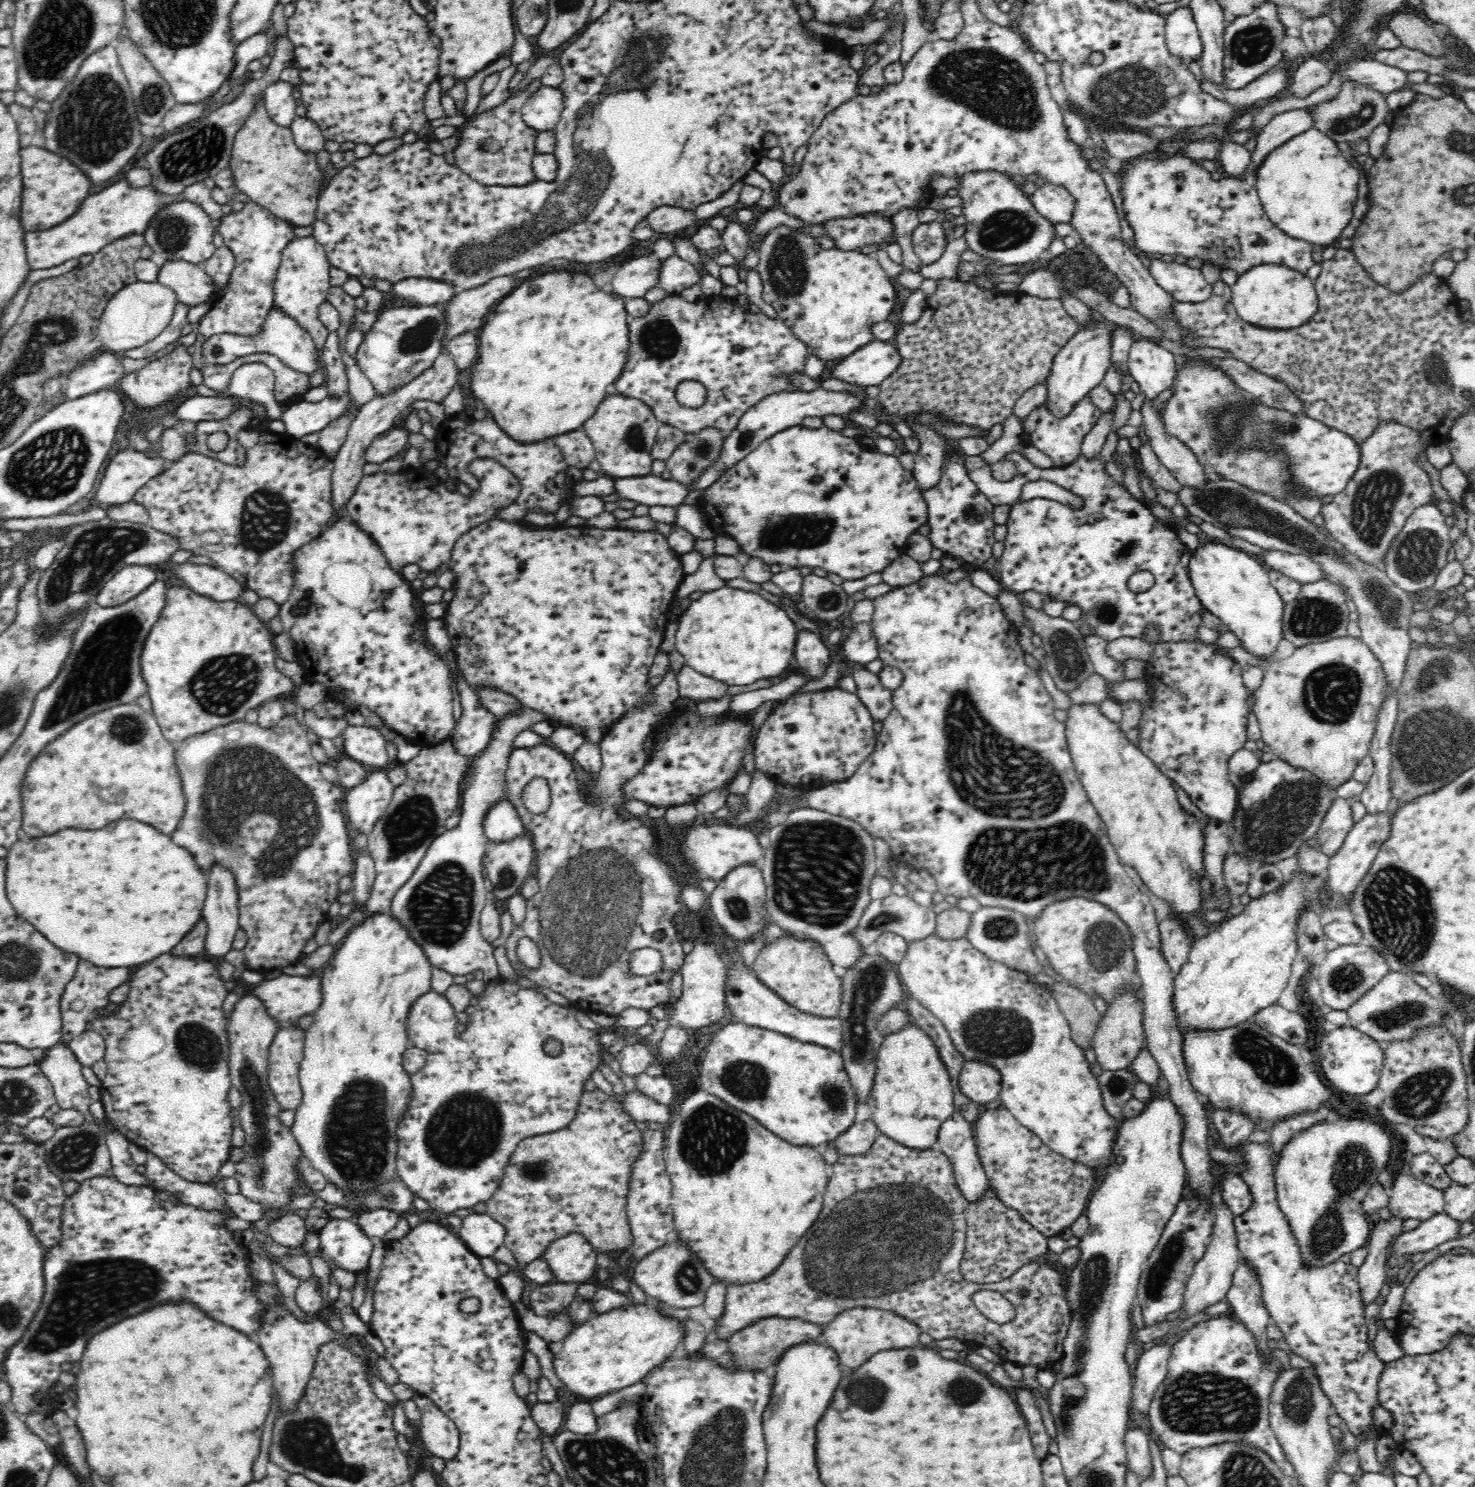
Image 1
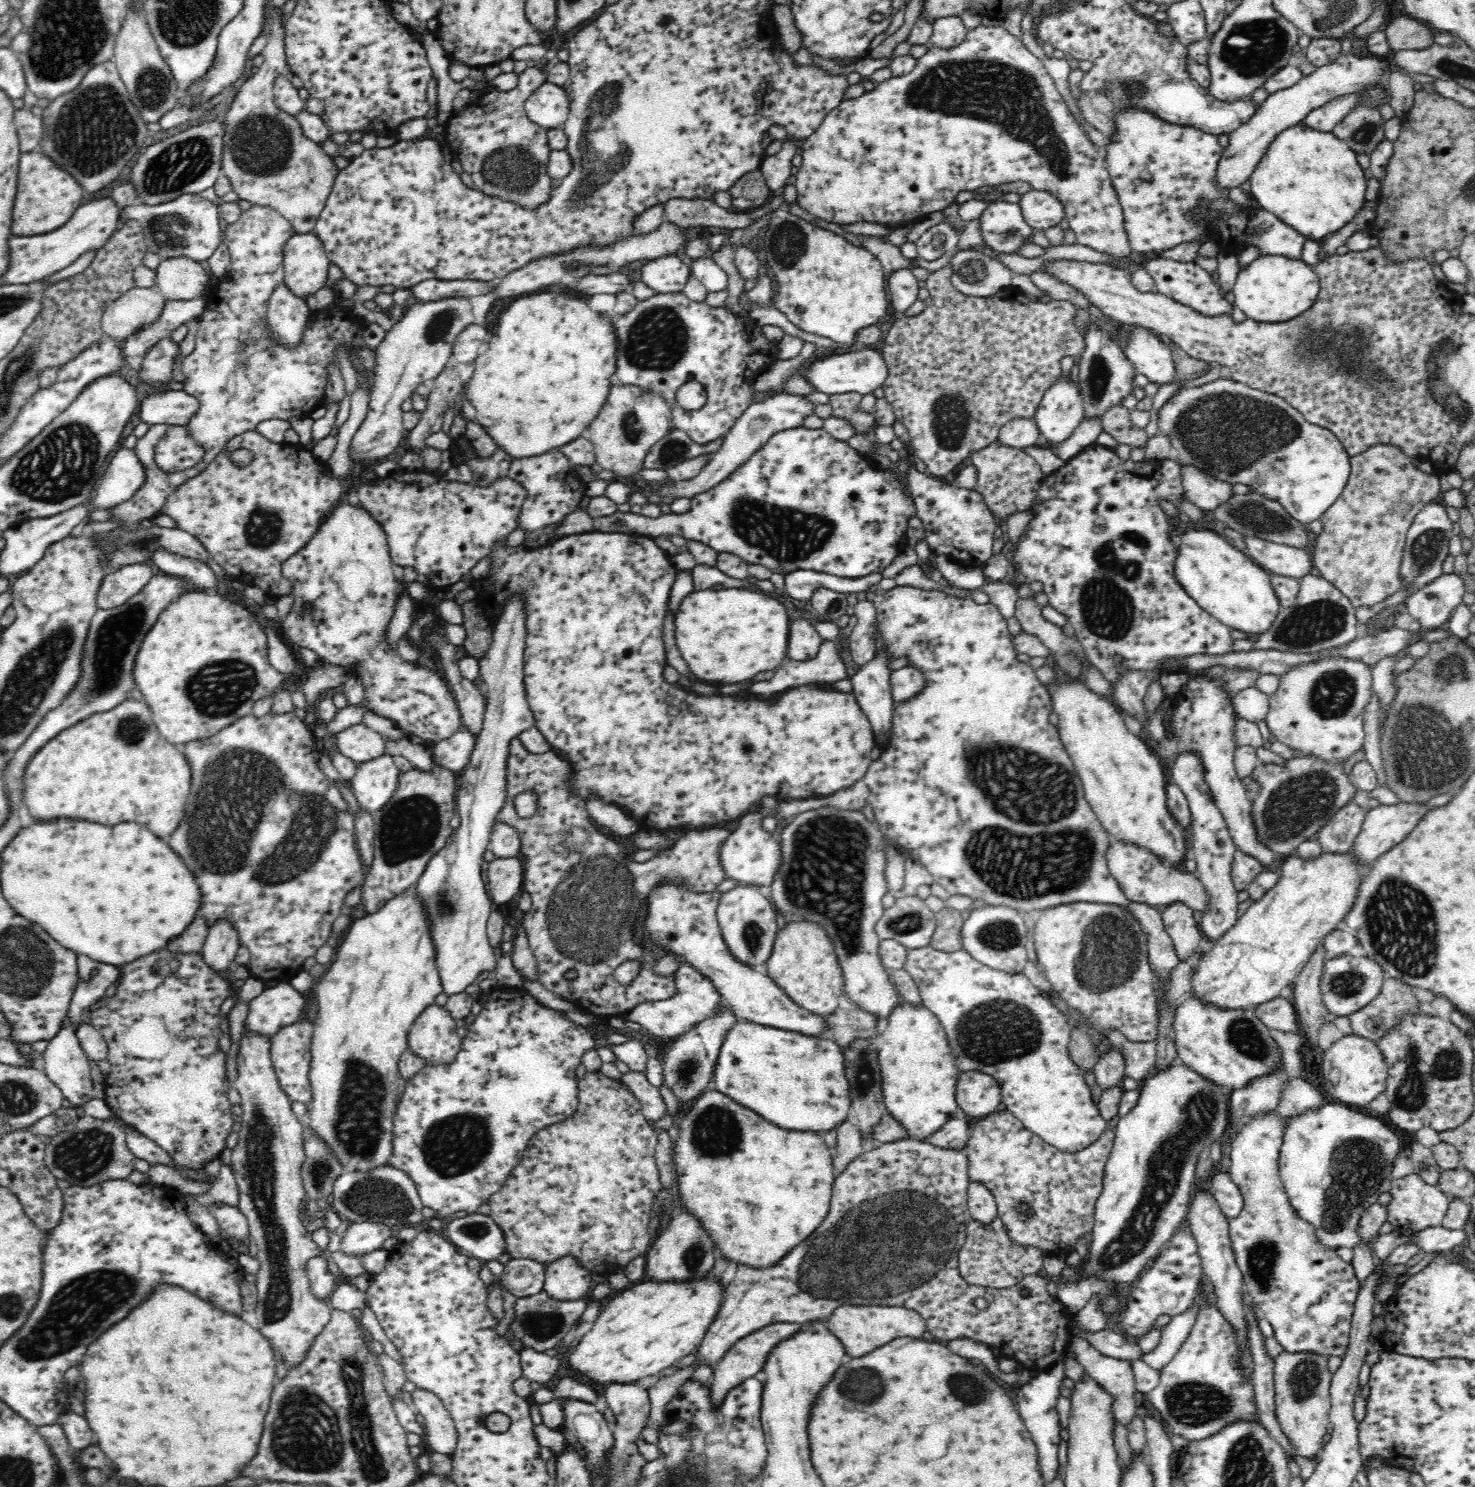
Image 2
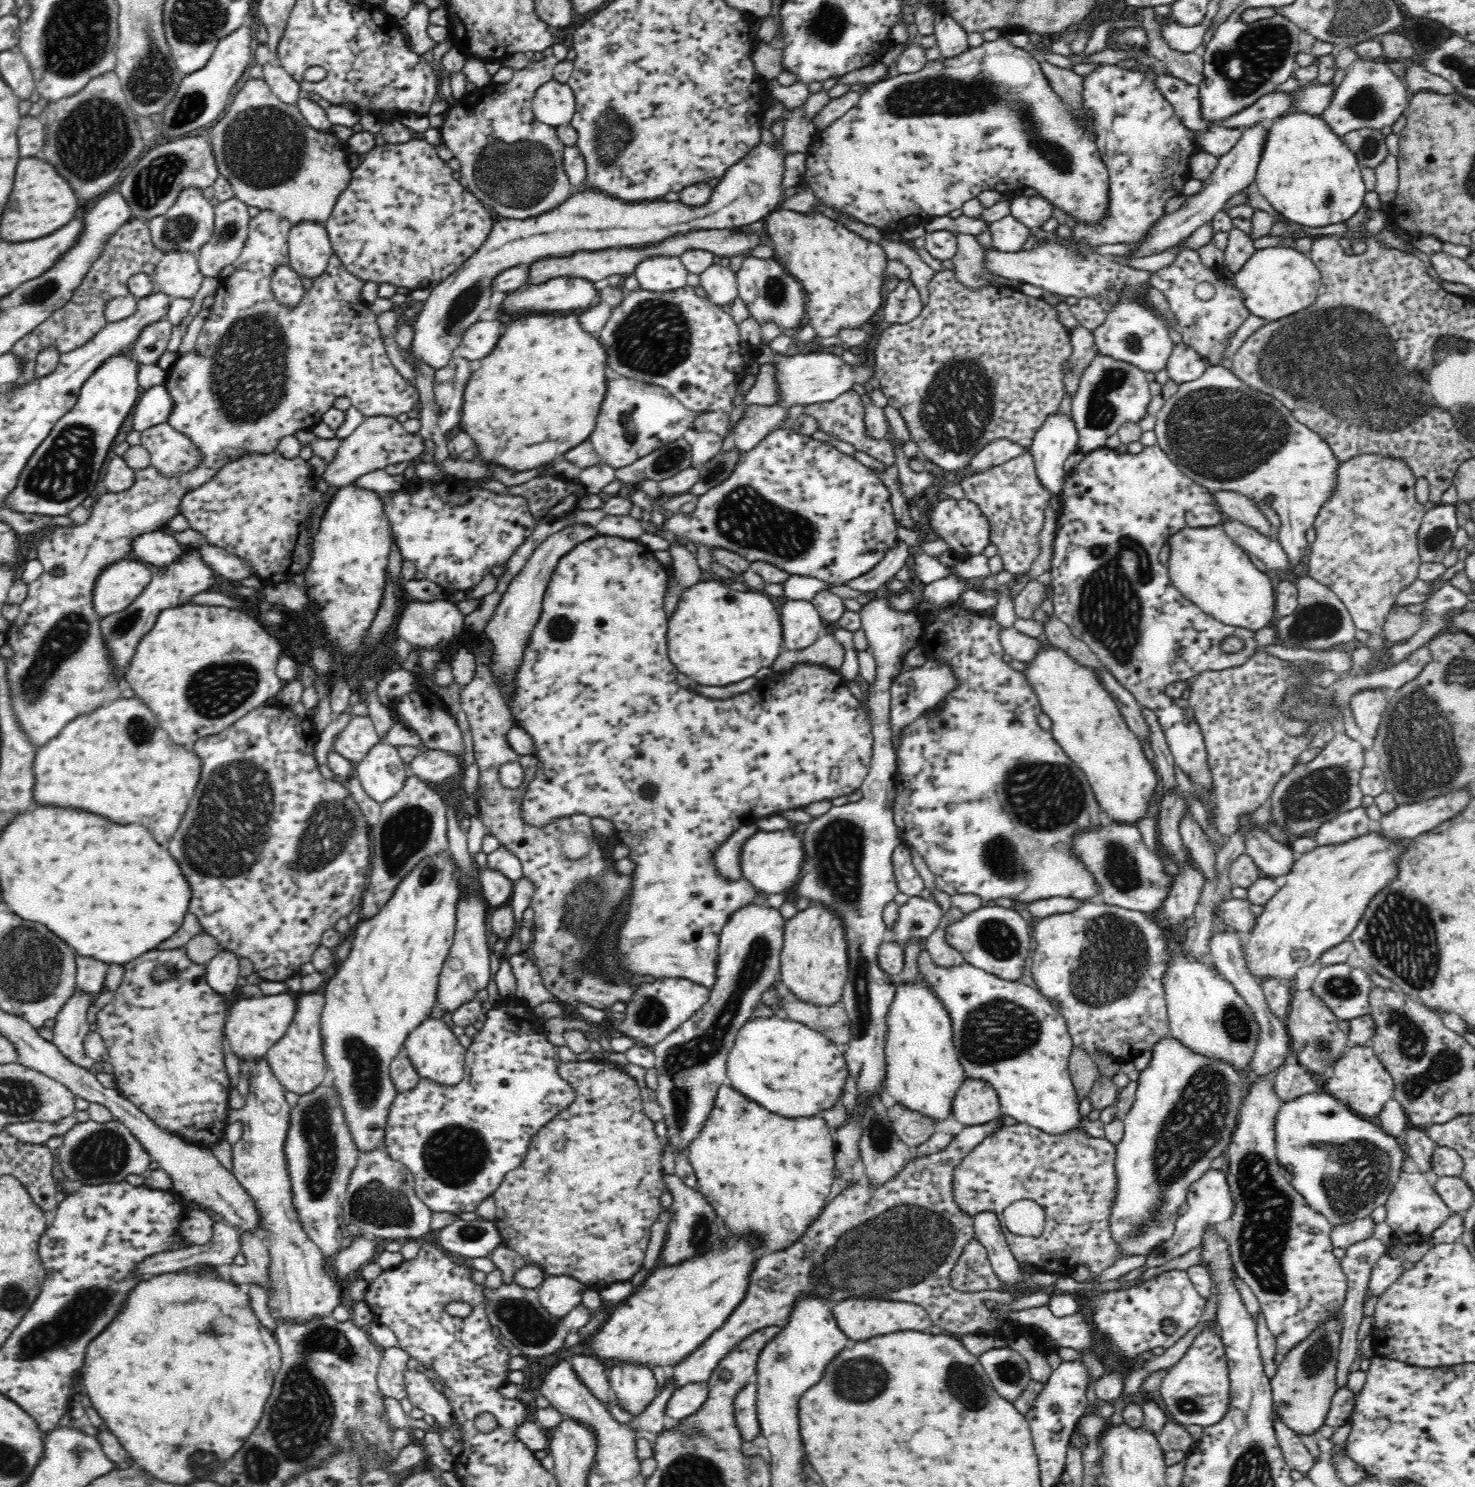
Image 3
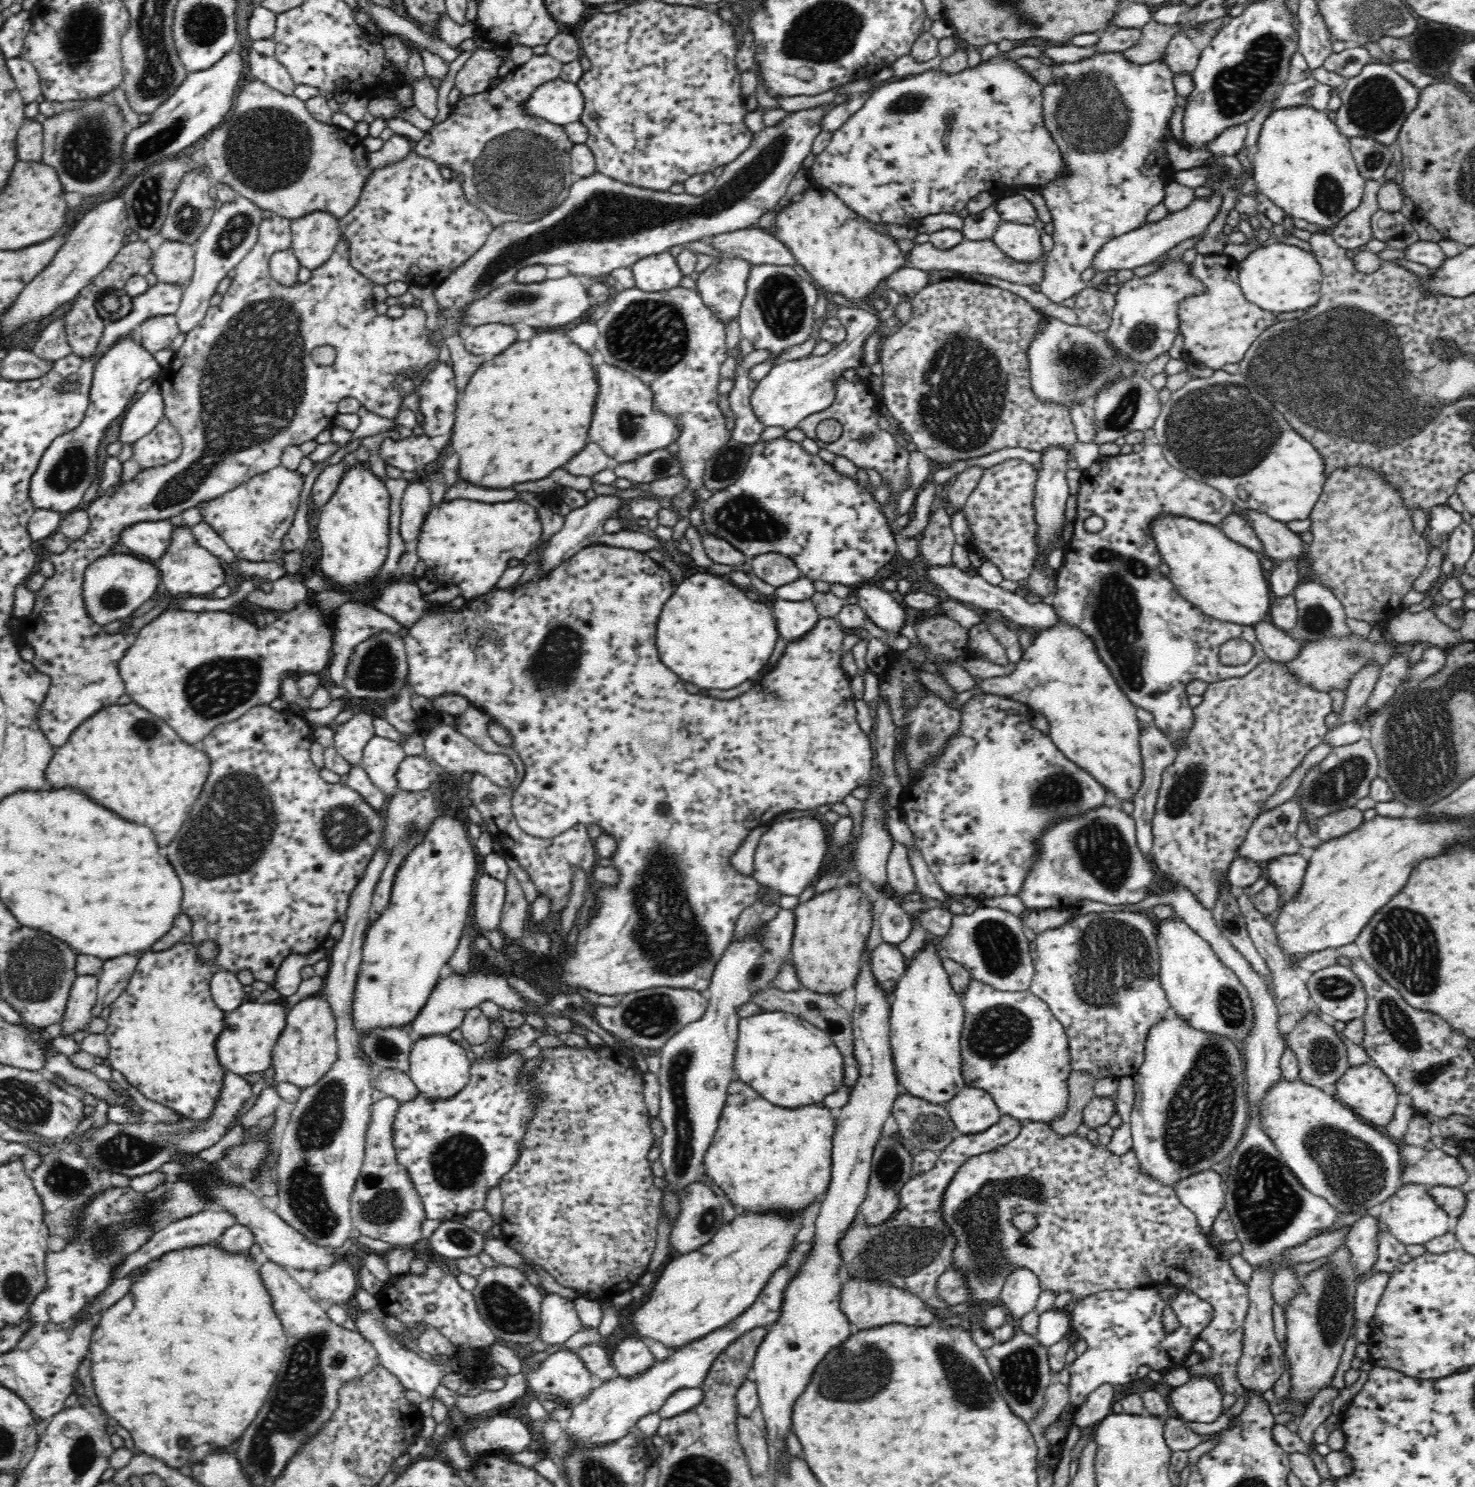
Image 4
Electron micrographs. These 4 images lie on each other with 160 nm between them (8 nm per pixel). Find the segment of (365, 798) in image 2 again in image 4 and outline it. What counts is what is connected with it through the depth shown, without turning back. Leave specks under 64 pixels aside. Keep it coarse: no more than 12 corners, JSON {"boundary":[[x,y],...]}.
{"boundary":[[376,736],[358,766],[386,796],[399,790],[402,745]]}

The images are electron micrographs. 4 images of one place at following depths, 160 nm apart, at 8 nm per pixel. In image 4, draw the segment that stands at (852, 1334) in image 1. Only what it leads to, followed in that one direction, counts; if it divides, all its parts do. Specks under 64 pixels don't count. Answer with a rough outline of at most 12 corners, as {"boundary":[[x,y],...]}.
{"boundary":[[852,1278],[839,1309],[860,1331],[937,1323],[917,1296]]}

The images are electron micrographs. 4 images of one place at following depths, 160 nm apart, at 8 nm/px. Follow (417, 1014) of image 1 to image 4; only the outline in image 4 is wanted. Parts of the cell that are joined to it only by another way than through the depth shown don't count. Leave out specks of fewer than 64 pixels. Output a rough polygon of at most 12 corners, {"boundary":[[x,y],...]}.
{"boundary":[[448,1033],[419,1036],[409,1073],[430,1099],[468,1082],[470,1060]]}

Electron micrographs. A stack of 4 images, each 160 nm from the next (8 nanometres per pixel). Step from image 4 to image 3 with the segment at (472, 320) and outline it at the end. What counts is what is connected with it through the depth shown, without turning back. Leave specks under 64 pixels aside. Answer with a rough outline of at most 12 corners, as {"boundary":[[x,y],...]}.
{"boundary":[[552,278],[507,294],[501,311],[570,313],[592,304],[603,284]]}

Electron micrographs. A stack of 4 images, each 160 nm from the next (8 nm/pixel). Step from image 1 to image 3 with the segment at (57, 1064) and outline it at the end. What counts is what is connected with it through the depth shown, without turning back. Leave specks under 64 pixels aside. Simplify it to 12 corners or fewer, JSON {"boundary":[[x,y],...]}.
{"boundary":[[76,990],[51,1022],[54,1046],[74,1066],[94,1061],[83,1040],[91,998]]}

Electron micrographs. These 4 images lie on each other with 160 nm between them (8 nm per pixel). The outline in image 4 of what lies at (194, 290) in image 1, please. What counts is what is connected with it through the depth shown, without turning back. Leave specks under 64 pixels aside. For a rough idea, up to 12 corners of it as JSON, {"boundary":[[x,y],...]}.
{"boundary":[[164,241],[153,256],[158,284],[192,281],[192,246]]}

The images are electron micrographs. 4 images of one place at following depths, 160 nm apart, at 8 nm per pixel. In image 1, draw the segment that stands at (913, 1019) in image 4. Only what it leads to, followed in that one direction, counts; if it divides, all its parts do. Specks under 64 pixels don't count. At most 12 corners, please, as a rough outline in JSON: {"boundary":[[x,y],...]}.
{"boundary":[[921,1028],[885,1035],[865,1104],[877,1130],[936,1147],[954,1112]]}

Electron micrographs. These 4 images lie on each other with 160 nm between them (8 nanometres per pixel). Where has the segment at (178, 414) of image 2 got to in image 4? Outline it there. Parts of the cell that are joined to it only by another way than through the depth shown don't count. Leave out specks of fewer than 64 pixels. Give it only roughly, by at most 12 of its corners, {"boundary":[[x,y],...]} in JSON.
{"boundary":[[153,382],[126,412],[118,440],[133,444],[165,418],[160,385]]}

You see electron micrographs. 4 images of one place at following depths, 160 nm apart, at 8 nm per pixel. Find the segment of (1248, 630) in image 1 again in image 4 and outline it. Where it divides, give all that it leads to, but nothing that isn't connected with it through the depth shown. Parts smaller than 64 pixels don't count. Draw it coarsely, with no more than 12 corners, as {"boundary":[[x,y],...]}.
{"boundary":[[1154,522],[1174,588],[1204,614],[1269,620],[1258,555],[1220,526]]}

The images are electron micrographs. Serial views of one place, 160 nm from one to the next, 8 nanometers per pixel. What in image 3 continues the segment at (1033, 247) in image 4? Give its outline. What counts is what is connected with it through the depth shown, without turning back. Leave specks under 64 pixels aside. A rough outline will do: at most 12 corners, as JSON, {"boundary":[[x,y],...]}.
{"boundary":[[1012,213],[989,222],[993,247],[1018,252],[1030,230]]}

